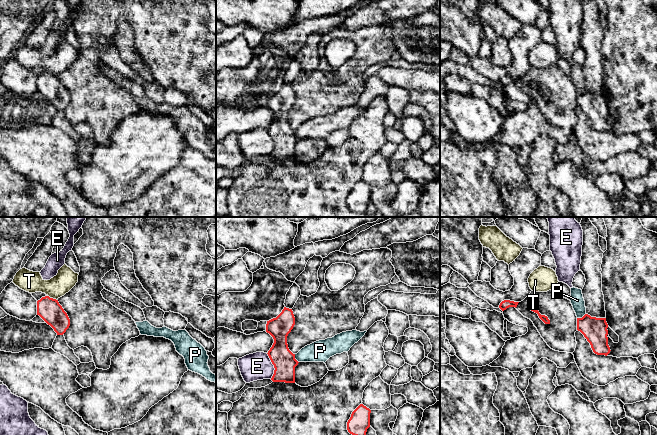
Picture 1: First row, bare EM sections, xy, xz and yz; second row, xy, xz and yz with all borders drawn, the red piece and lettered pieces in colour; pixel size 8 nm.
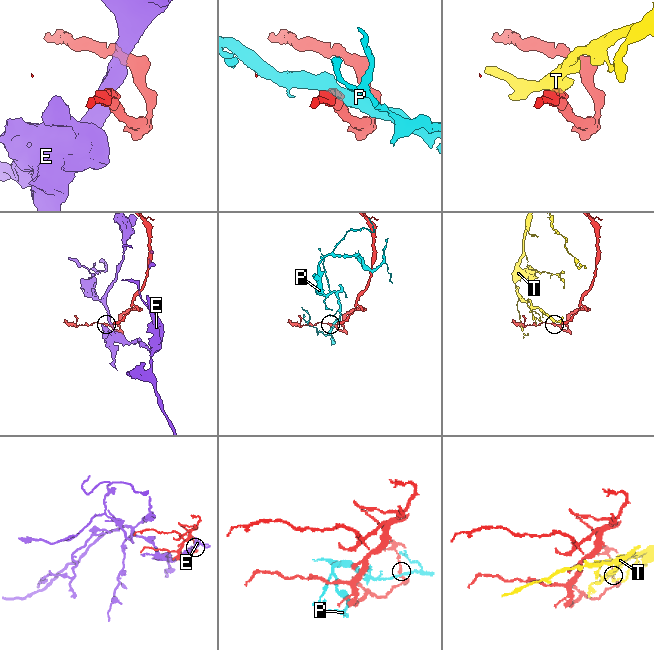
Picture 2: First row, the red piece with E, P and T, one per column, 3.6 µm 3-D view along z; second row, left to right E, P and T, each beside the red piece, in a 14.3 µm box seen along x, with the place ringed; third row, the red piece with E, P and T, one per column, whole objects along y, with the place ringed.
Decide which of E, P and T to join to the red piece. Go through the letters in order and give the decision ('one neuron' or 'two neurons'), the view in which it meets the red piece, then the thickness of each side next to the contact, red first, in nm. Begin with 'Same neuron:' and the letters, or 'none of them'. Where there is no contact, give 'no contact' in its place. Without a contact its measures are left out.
Same neuron: none of them
E: two neurons; contact in xz; calibres 180 and 220 nm
P: two neurons; contact in yz; calibres 190 and 110 nm
T: two neurons; contact in xy; calibres 190 and 170 nm

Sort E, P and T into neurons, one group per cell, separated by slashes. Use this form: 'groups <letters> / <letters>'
groups E / P / T

